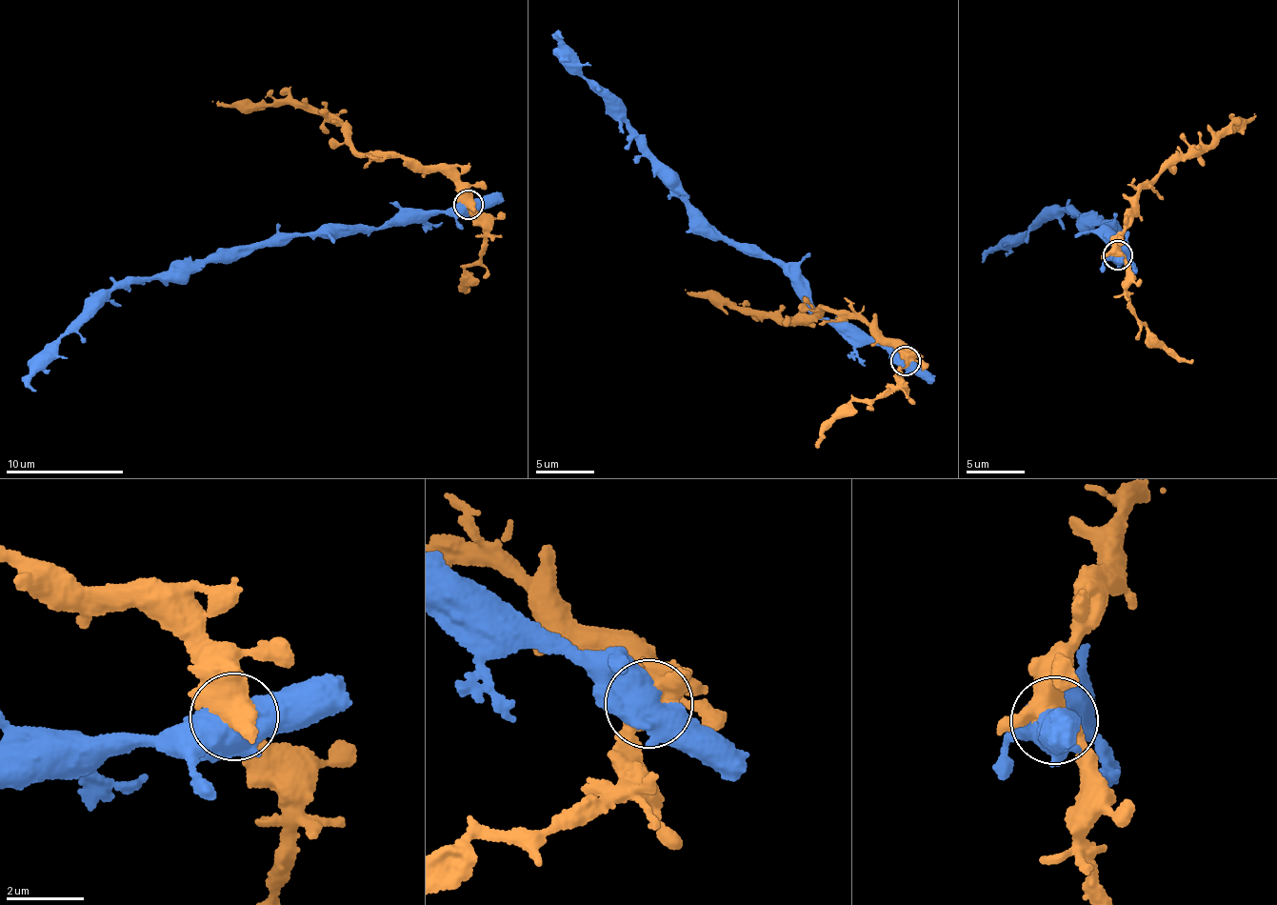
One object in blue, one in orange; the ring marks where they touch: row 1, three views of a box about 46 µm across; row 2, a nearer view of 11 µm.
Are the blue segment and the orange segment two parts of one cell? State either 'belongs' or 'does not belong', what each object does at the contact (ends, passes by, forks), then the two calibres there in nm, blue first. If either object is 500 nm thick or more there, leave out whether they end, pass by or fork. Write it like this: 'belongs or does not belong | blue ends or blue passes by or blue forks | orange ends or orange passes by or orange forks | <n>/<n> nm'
does not belong | 700/440 nm

